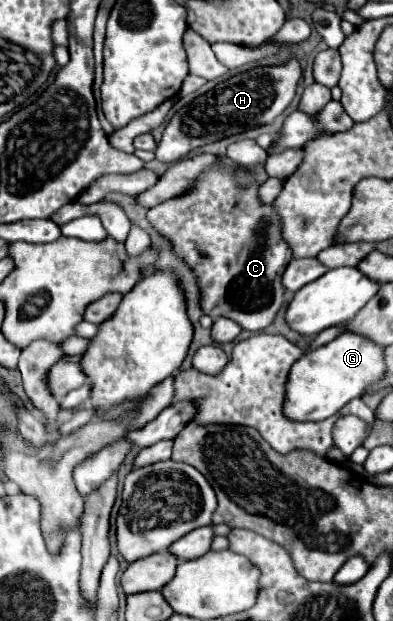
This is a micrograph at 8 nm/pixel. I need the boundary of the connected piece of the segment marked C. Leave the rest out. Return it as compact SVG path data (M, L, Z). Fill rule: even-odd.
M218 155L218 159L216 165L200 173L186 193L152 207L148 221L172 241L178 257L198 273L206 315L236 319L248 331L264 331L284 303L282 275L292 261L292 249L282 237L278 211L258 197L258 187L268 179L264 163L242 167L226 155ZM238 167L254 175L246 187L236 181Z

